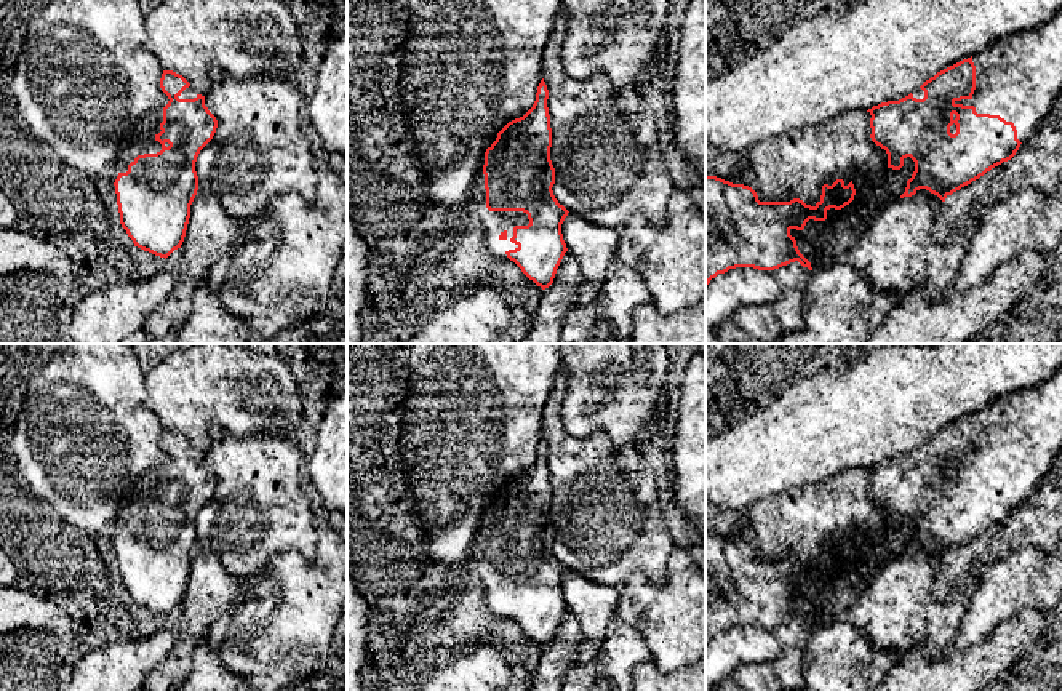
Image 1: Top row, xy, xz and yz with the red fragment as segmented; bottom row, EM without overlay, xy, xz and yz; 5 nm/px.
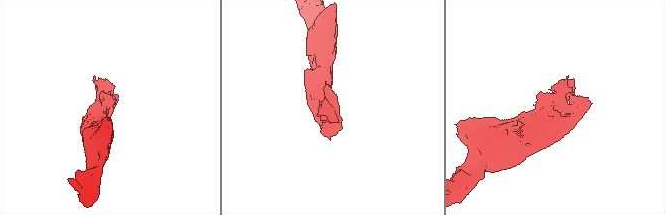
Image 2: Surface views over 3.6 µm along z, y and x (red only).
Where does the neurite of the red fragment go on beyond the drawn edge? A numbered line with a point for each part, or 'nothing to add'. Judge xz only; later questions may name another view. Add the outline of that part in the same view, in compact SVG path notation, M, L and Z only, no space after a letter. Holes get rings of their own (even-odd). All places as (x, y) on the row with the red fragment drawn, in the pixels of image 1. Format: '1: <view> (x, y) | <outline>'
1: xz (495, 221) | M485 186L478 187L477 195L483 200L483 224L489 232L491 248L497 256L509 259L505 253L518 248L518 245L510 242L513 227L528 226L528 214L523 211L489 211L486 208Z

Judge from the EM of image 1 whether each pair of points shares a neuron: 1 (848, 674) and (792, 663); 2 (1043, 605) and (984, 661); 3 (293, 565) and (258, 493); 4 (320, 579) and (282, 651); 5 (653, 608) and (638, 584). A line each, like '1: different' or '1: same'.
1: different
2: different
3: different
4: same
5: same

